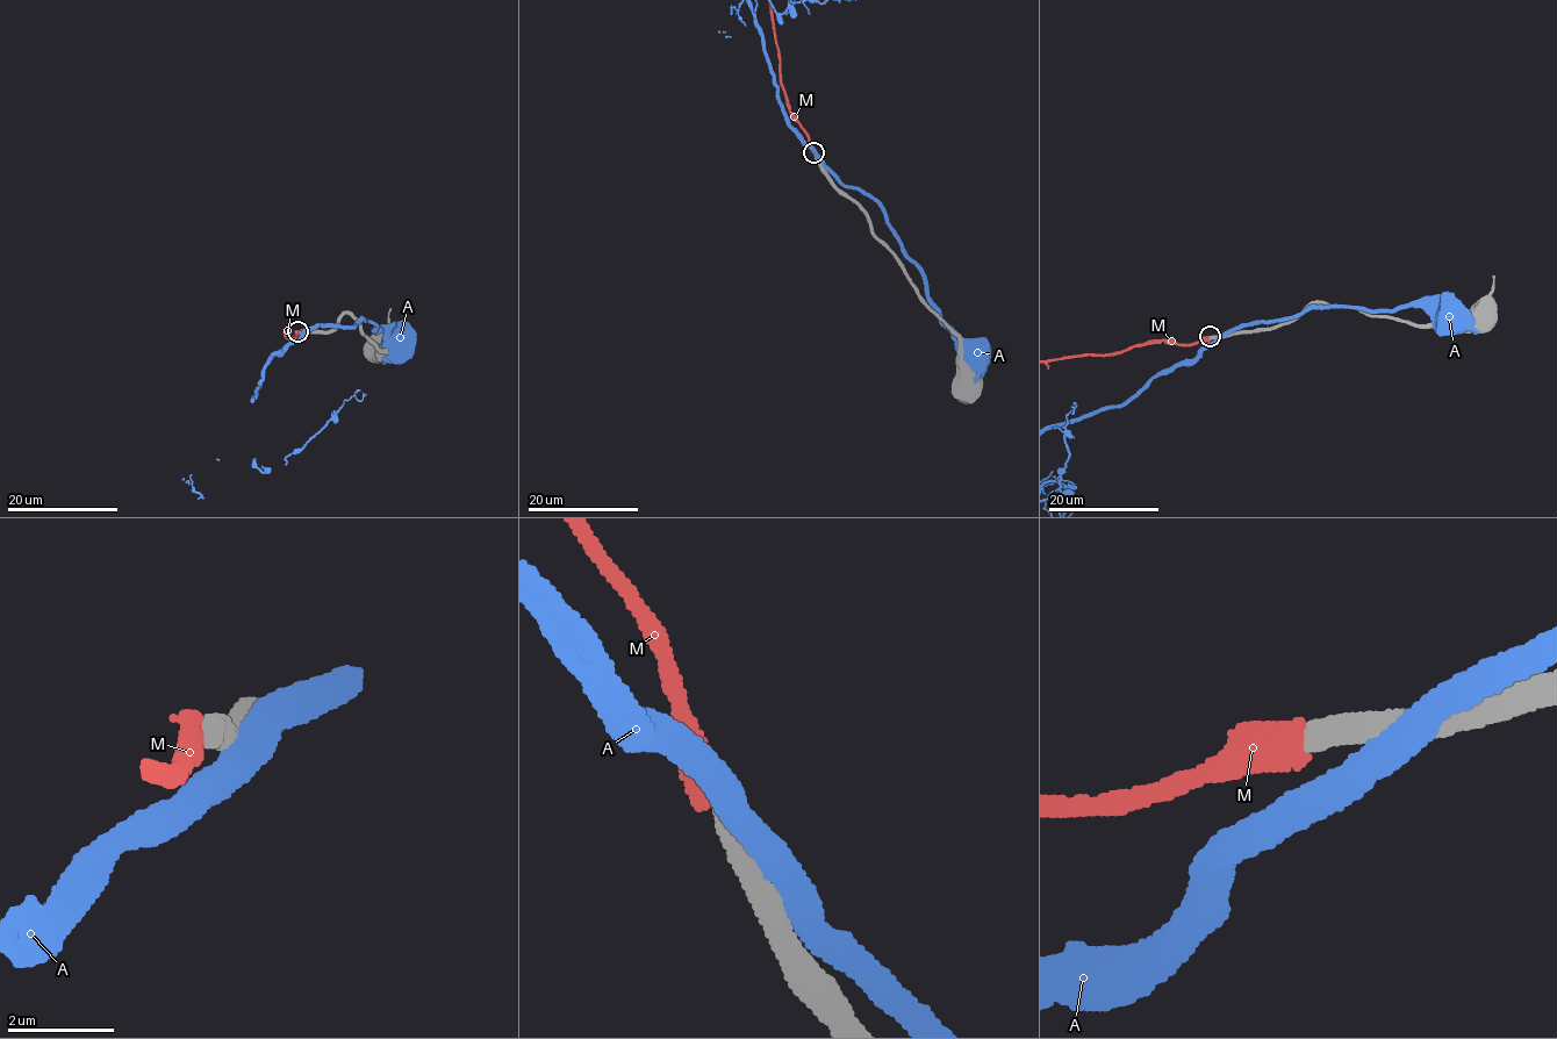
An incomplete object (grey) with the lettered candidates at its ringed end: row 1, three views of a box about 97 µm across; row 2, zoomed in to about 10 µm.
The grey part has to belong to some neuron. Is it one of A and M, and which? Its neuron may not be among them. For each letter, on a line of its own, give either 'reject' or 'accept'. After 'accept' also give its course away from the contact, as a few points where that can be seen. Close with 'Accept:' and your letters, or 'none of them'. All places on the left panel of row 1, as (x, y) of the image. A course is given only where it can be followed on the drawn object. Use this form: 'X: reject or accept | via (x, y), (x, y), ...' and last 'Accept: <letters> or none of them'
A: reject
M: reject
Accept: none of them

